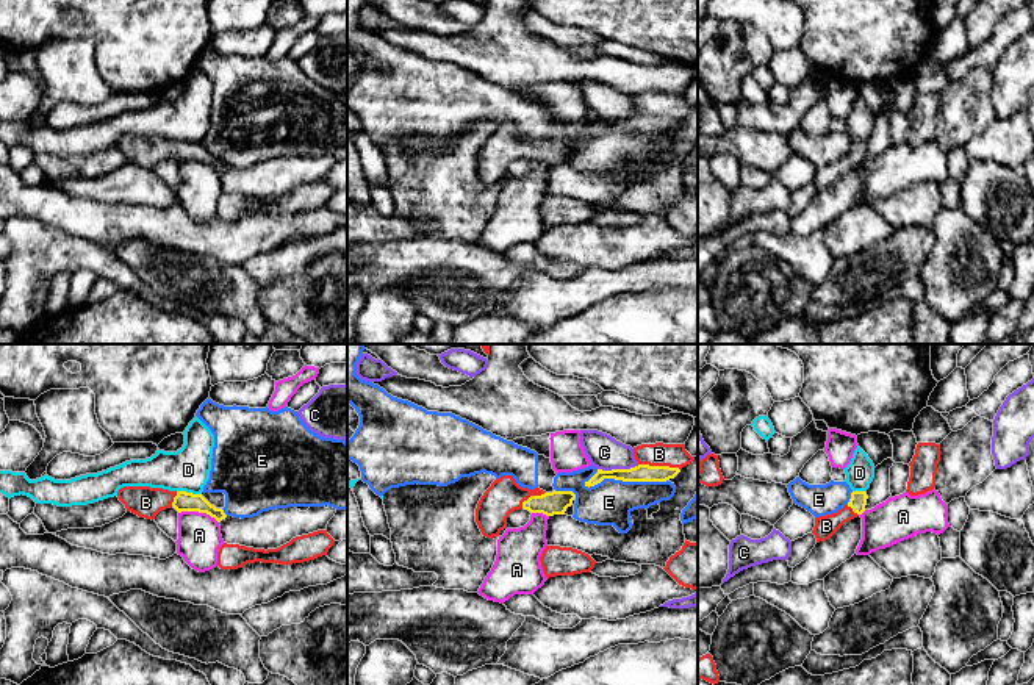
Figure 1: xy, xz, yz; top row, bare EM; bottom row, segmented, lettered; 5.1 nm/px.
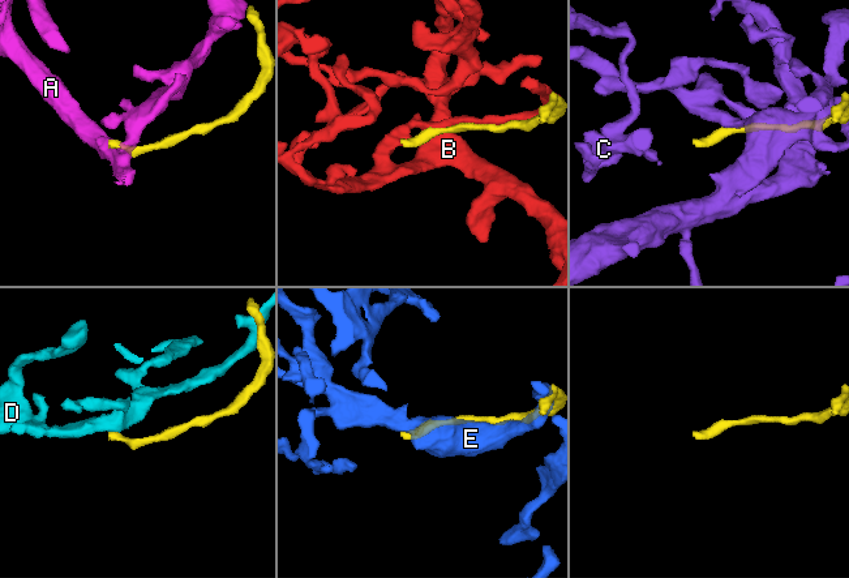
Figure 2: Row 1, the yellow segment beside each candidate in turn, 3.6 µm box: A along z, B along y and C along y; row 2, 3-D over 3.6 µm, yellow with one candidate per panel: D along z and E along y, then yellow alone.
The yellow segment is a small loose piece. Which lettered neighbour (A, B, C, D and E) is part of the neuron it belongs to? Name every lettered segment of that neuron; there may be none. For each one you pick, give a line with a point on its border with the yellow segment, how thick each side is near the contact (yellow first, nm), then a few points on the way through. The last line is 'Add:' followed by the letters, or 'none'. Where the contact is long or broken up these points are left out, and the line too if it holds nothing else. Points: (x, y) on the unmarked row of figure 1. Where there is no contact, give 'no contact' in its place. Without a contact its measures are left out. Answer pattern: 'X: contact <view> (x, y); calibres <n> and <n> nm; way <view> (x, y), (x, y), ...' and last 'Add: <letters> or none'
B: contact xz (659, 116); calibres 100 and 130 nm
Add: B

